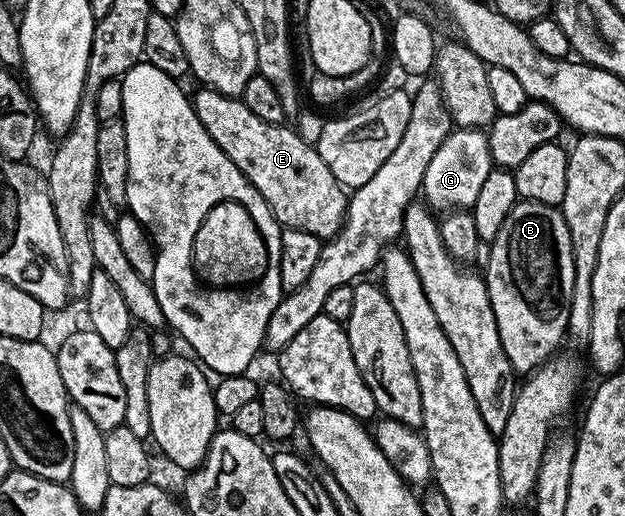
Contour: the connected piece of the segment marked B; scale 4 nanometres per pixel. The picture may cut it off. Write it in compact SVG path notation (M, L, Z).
M519 200L512 208L512 212L508 212L508 220L504 220L504 228L500 228L500 232L495 236L494 241L489 243L488 254L489 250L490 259L486 262L484 277L488 288L488 296L492 300L492 312L496 316L496 328L500 332L500 344L504 348L504 356L508 356L508 360L512 364L515 375L529 376L534 371L539 370L545 362L549 362L551 358L555 357L557 350L554 349L561 344L562 337L565 339L568 334L568 316L570 315L572 292L576 280L576 264L572 264L572 236L568 236L568 224L564 220L559 207Z

